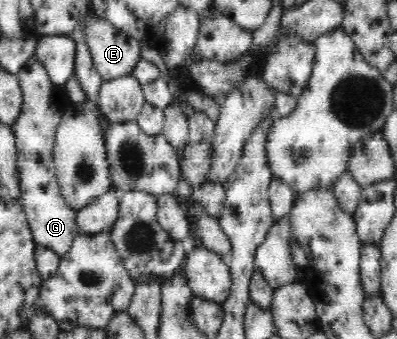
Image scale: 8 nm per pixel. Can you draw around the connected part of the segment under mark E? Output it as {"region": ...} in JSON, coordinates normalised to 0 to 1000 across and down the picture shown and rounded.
{"region":[[[229,47],[214,77],[199,83],[202,106],[214,109],[219,139],[229,150],[234,195],[259,236],[280,236],[315,221],[330,221],[340,192],[355,177],[355,121],[307,97],[262,53]]]}

